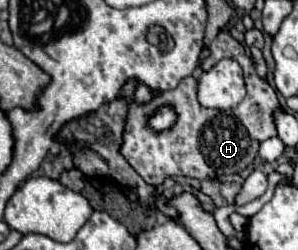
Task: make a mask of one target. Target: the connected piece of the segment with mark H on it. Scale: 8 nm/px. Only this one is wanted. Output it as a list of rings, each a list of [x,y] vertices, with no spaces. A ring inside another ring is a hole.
[[[219,32],[219,36],[207,48],[209,48],[209,56],[201,62],[201,68],[211,68],[221,58],[233,58],[243,68],[247,96],[231,114],[203,108],[197,102],[197,80],[193,76],[183,78],[179,86],[173,90],[151,90],[153,98],[149,102],[135,100],[135,90],[139,86],[135,78],[127,80],[121,88],[119,98],[125,98],[129,102],[129,114],[123,128],[121,154],[147,184],[159,186],[165,178],[179,178],[179,176],[205,180],[205,178],[241,174],[249,164],[253,164],[259,144],[277,134],[271,116],[273,110],[279,106],[275,90],[263,78],[257,76],[255,64],[247,56],[245,48],[235,38],[231,38],[229,32]],[[161,104],[171,104],[179,114],[175,128],[167,134],[151,132],[145,122],[147,114],[151,114]]]

